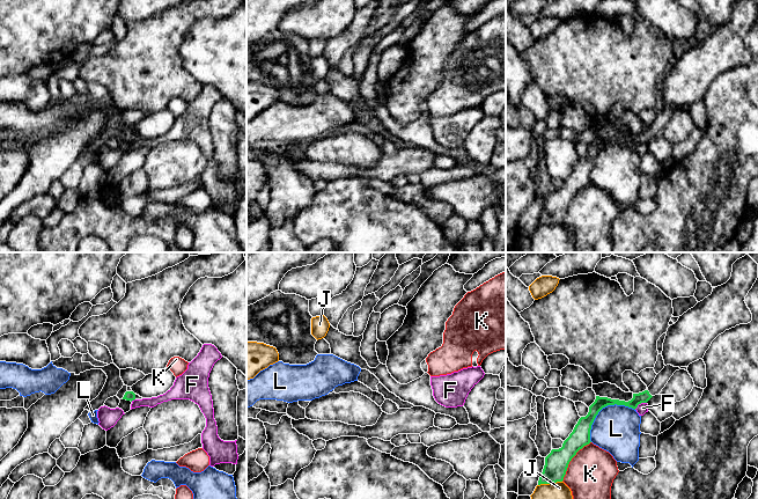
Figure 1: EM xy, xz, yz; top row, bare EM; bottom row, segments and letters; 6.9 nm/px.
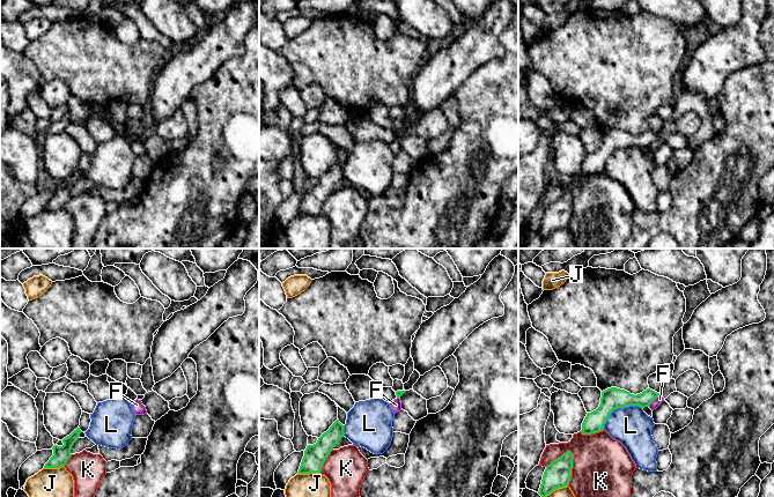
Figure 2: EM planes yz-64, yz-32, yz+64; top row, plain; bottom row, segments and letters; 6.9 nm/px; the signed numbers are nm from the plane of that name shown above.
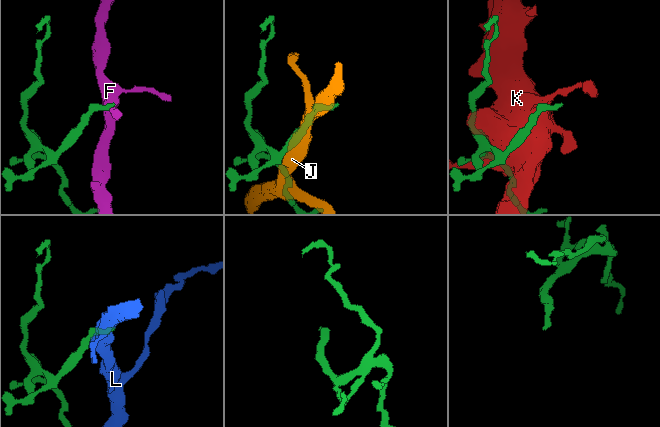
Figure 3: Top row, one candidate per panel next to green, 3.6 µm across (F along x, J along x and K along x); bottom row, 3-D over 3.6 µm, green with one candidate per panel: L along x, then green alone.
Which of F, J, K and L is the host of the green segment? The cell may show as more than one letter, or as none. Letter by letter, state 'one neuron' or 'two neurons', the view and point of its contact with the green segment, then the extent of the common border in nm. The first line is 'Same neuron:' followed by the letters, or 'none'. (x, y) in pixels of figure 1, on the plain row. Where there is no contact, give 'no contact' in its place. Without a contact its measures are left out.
Same neuron: none
F: two neurons | yz (640, 144) | 100 nm
J: two neurons | yz (550, 222) | 170 nm
K: two neurons | yz (571, 200) | 340 nm
L: two neurons | yz (602, 148) | 380 nm

